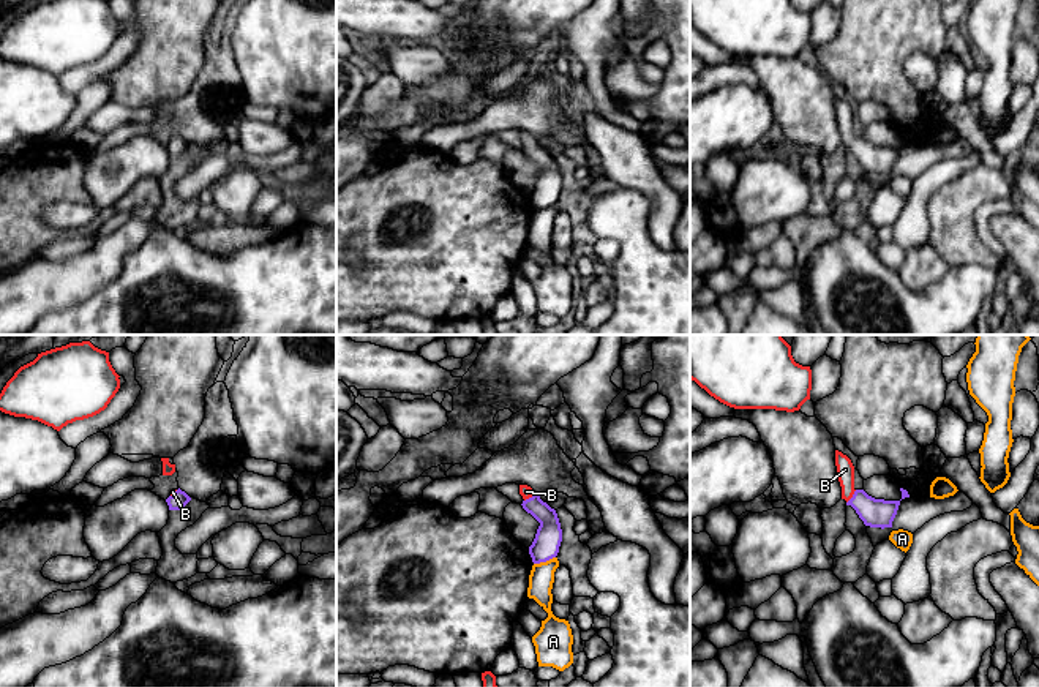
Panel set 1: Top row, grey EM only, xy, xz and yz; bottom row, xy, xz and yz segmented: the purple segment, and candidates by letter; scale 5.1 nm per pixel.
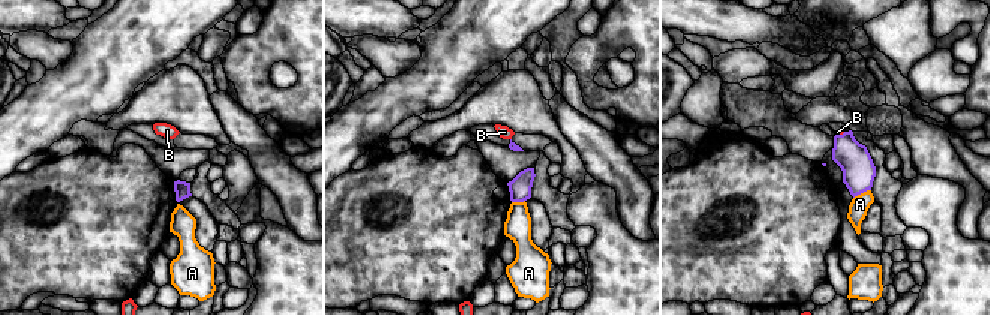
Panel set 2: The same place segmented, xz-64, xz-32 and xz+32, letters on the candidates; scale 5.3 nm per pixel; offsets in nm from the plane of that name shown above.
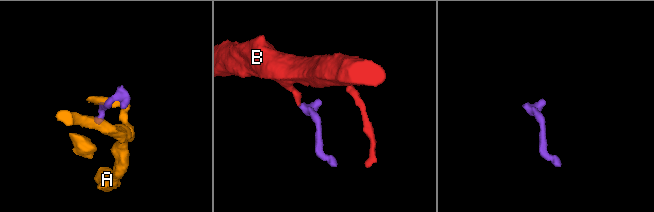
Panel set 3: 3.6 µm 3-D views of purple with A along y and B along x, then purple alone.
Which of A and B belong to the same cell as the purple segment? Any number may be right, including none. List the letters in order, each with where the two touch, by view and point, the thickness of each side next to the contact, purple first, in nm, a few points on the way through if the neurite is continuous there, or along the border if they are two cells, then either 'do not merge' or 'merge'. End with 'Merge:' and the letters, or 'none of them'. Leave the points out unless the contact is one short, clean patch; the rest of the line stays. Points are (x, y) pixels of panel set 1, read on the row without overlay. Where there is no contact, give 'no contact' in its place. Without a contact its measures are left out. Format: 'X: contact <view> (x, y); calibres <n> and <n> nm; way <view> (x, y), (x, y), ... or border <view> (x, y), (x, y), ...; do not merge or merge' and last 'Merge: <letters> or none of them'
A: contact xz (543, 207); calibres 140 and 130 nm; do not merge
B: contact yz (853, 142); calibres 140 and 90 nm; way yz (873, 158), (853, 142), (845, 116); merge
Merge: B

